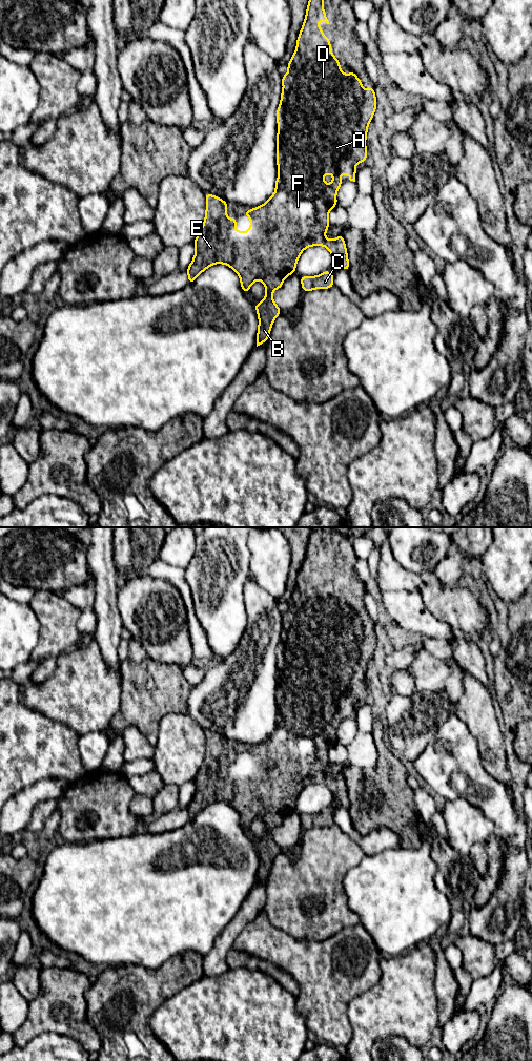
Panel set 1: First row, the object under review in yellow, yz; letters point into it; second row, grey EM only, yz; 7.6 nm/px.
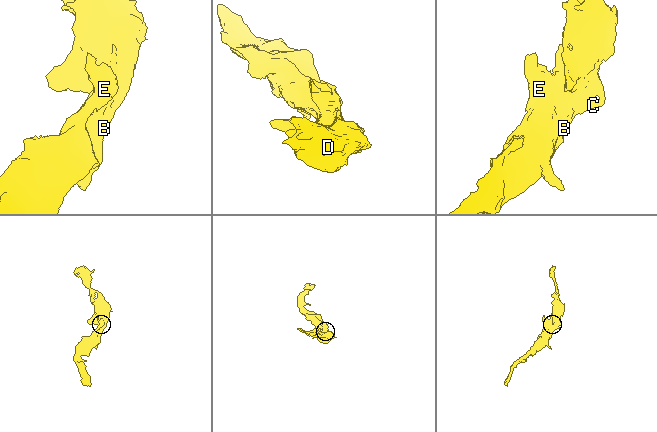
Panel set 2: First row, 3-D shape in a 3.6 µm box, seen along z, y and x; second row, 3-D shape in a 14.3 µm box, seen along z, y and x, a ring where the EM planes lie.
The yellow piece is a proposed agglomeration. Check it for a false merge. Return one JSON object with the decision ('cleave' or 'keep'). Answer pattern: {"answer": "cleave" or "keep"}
{"answer": "keep"}

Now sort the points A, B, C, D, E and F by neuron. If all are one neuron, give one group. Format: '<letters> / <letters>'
A B C D E F

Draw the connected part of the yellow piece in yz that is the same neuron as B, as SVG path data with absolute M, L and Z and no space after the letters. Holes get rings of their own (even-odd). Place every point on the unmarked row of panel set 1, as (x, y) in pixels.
M312 527L308 539L305 558L296 578L296 586L288 604L288 610L282 613L283 628L281 640L277 648L278 673L277 673L277 702L279 706L275 719L275 729L263 743L245 749L244 753L250 755L250 766L246 770L236 767L237 755L227 756L227 740L205 731L206 750L204 762L198 771L193 782L196 791L187 806L188 820L193 820L199 812L213 802L225 802L238 811L241 825L245 831L255 818L261 818L266 826L265 836L255 841L259 865L257 885L267 879L272 861L281 852L275 842L272 830L283 824L284 817L294 812L296 799L301 791L310 784L325 784L331 791L335 805L349 808L347 786L343 773L329 778L325 771L330 764L329 749L337 743L336 729L342 723L340 712L350 712L350 719L355 720L355 704L367 696L366 675L370 659L376 647L376 636L373 625L363 628L361 618L353 609L345 612L340 604L340 599L332 592L328 575L323 573L318 559L329 562L323 543L325 532L322 527ZM324 712L333 712L332 720L327 723Z

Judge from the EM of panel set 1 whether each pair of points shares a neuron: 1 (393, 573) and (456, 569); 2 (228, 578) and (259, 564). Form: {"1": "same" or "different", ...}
{"1": "different", "2": "different"}

